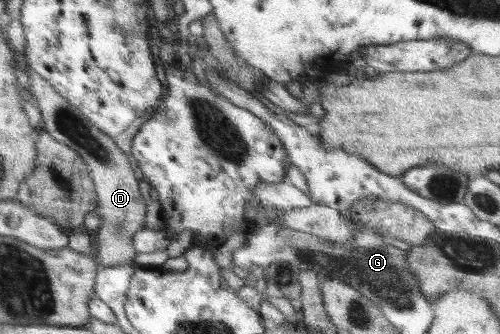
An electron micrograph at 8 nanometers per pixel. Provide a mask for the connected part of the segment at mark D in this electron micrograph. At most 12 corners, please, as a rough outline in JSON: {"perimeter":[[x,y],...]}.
{"perimeter":[[26,71],[46,130],[89,168],[101,267],[134,264],[146,188],[112,137]]}

